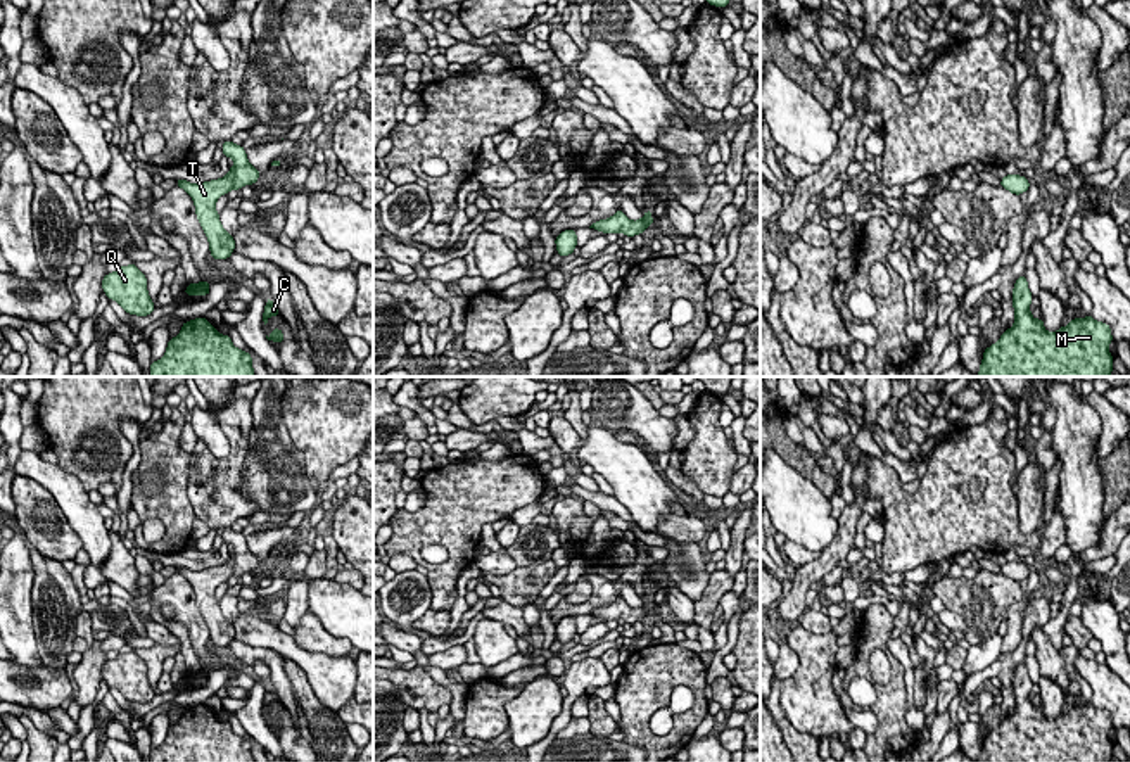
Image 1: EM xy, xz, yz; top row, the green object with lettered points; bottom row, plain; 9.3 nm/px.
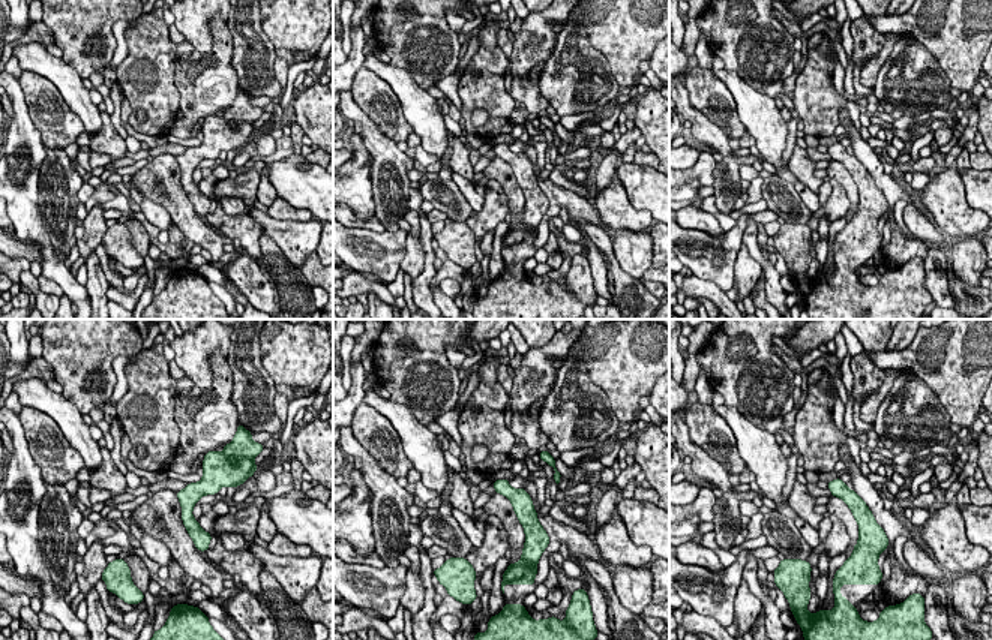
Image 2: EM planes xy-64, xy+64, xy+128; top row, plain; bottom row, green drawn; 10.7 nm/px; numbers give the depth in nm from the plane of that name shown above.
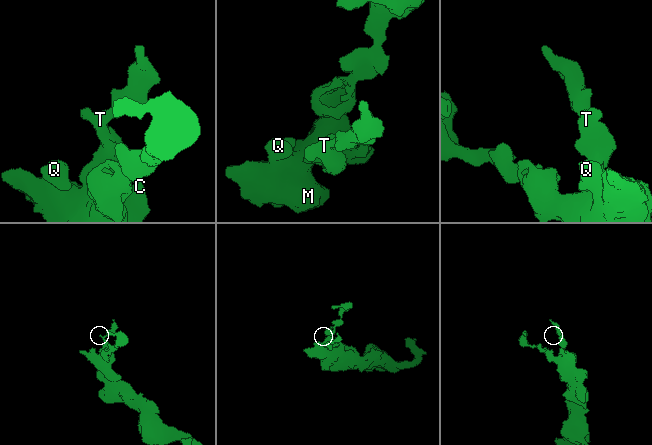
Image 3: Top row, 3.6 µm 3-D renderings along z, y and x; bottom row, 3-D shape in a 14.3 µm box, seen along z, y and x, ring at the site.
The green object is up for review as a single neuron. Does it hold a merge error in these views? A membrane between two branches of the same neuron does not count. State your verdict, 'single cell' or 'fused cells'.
single cell

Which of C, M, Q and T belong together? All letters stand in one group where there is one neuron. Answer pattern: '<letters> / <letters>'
C M Q T

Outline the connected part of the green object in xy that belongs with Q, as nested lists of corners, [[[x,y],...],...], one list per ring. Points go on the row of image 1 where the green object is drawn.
[[[133,263],[107,273],[102,280],[102,290],[128,314],[147,316],[156,309],[147,290],[147,278]]]

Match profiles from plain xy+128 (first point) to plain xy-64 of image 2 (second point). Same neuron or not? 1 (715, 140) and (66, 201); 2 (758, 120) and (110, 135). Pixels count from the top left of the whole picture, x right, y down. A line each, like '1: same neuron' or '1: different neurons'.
1: same neuron
2: different neurons

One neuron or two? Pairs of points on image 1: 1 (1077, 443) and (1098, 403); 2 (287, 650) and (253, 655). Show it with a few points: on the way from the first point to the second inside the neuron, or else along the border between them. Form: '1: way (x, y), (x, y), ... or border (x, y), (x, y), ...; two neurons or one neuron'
1: border (1084, 396), (1099, 419), (1099, 439), (1094, 450); two neurons
2: border (239, 641), (268, 647), (285, 657); two neurons

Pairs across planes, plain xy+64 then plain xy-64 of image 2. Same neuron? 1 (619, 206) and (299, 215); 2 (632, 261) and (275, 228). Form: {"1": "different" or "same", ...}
{"1": "same", "2": "same"}

